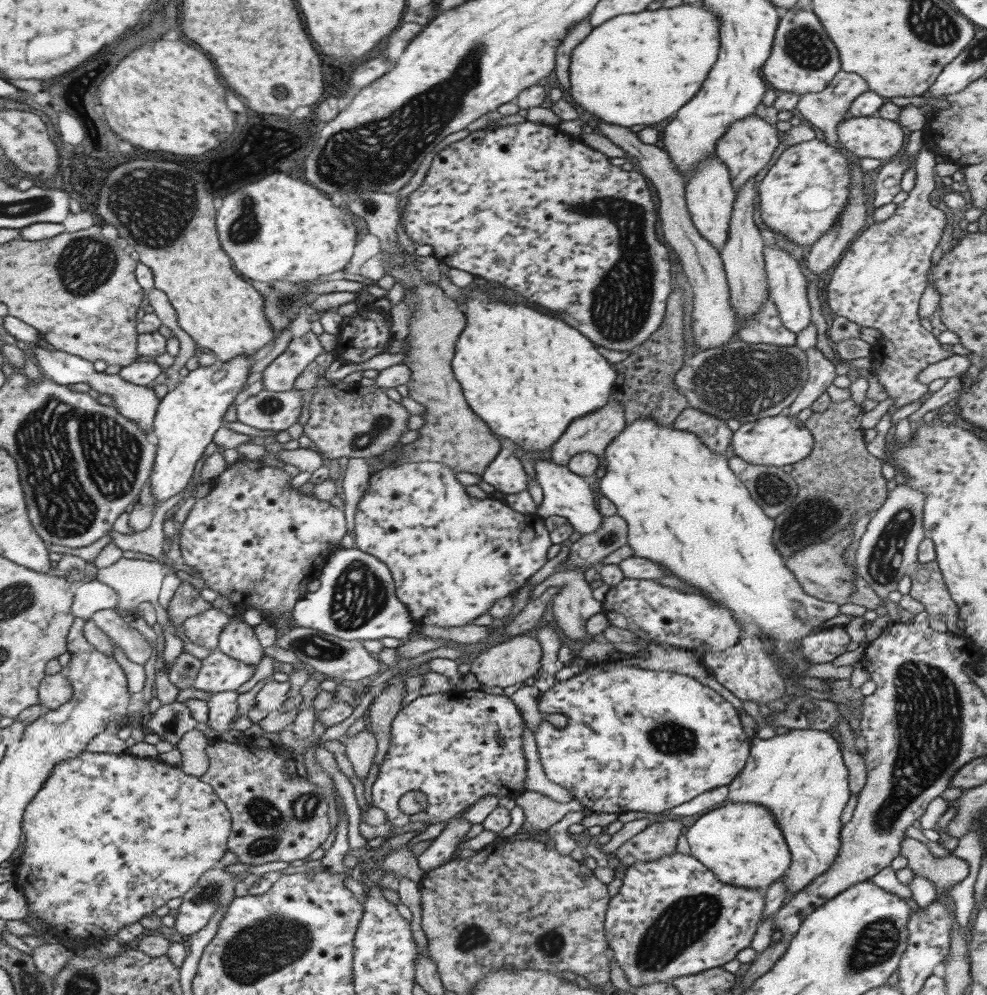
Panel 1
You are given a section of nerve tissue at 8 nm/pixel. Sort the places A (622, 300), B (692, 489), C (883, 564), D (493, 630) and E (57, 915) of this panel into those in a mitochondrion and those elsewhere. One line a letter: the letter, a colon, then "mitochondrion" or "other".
A: mitochondrion
B: other
C: mitochondrion
D: other
E: other

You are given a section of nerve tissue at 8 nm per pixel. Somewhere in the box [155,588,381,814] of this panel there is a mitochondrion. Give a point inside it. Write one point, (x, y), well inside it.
(317, 648)

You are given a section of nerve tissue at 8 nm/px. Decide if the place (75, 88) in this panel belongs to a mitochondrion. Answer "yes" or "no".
no

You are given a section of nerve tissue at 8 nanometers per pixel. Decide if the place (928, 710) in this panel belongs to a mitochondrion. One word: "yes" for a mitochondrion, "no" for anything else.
yes

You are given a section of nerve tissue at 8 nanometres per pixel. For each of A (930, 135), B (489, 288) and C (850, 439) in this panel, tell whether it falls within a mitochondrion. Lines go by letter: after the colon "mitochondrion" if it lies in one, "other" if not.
A: other
B: other
C: other

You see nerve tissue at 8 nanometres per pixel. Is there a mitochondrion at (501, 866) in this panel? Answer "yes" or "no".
no

